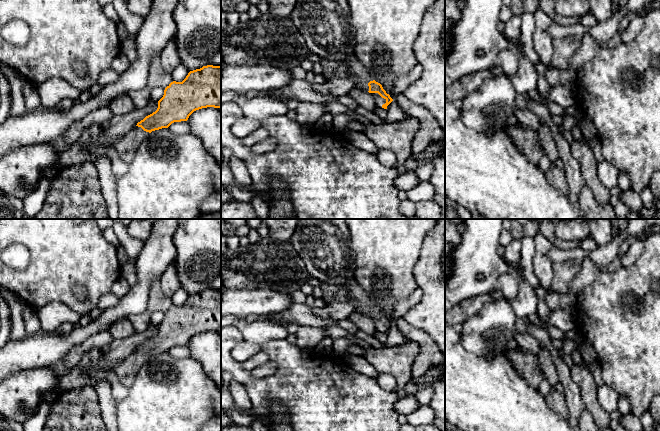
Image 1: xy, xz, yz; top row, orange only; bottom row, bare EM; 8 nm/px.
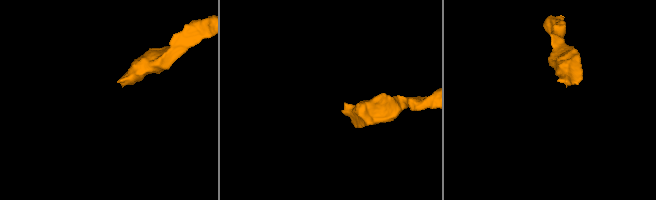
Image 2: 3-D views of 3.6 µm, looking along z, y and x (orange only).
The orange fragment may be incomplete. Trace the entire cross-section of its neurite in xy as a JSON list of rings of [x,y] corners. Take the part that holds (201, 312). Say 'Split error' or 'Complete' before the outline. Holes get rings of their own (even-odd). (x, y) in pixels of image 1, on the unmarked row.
Split error. [[[203,290],[190,295],[182,306],[171,306],[165,312],[163,321],[158,325],[157,334],[138,346],[123,361],[117,363],[113,372],[122,385],[129,387],[133,384],[142,365],[152,355],[168,352],[174,346],[187,345],[194,335],[207,331],[221,332],[221,290]]]

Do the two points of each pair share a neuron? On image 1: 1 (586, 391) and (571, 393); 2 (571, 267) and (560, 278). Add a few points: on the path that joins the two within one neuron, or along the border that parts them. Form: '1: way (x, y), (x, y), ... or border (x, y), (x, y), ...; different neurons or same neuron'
1: border (569, 371), (585, 408); different neurons
2: way (568, 270), (563, 275); same neuron

